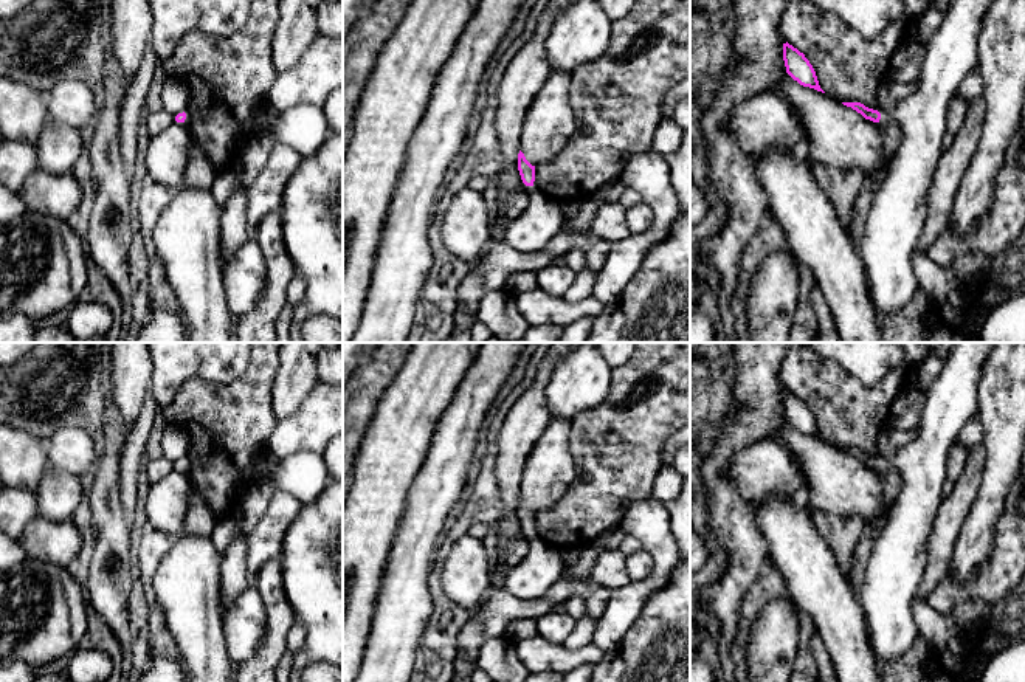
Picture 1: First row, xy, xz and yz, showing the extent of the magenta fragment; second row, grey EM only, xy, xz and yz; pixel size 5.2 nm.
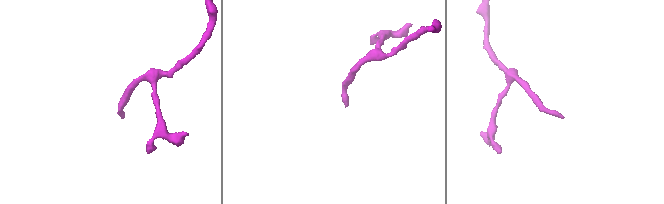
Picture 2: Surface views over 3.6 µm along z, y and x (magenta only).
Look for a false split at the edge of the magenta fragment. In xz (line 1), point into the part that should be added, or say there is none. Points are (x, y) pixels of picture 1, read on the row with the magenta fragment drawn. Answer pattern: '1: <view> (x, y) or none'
1: xz (531, 231)

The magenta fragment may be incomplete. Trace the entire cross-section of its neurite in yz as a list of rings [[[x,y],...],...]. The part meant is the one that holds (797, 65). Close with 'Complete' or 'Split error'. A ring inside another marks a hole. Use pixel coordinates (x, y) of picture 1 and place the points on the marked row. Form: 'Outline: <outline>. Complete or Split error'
Outline: [[[788,42],[783,43],[783,60],[786,67],[786,73],[797,81],[803,87],[814,88],[817,91],[825,93],[817,81],[816,71],[809,60],[800,53],[797,48],[789,45]]]. Complete

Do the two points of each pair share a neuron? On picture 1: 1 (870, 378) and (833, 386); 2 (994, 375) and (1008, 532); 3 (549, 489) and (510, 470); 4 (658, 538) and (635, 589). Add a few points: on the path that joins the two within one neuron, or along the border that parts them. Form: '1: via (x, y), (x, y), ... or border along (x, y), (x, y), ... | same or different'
1: border along (830, 358), (867, 386), (876, 386), (893, 369) | different
2: border along (1008, 490), (994, 533) | different
3: border along (537, 442), (526, 461), (518, 496) | different
4: via (661, 554), (661, 572), (650, 583) | same

